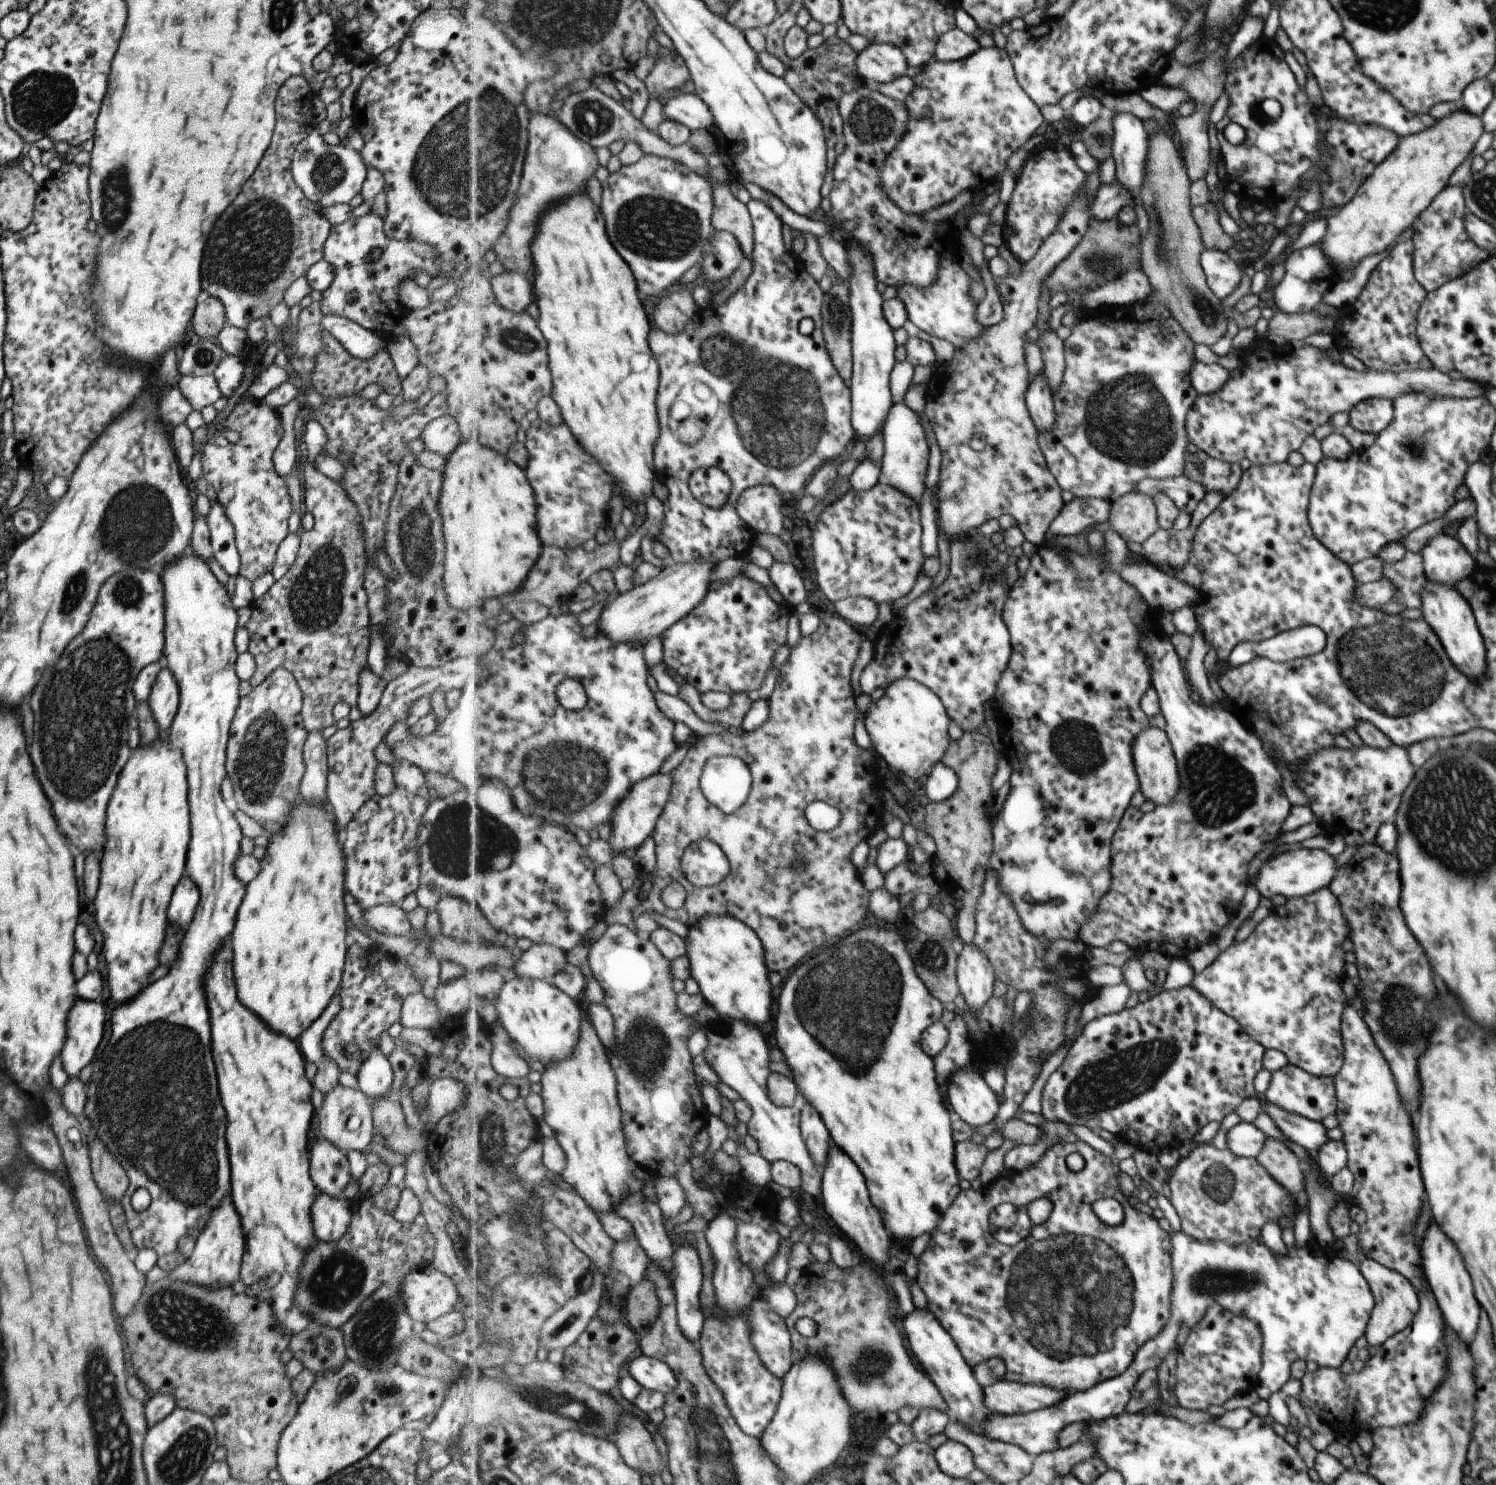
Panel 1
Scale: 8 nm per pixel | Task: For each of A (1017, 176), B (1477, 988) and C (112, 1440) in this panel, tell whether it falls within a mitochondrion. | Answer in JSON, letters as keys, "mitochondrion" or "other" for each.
{"A":"other","B":"other","C":"mitochondrion"}

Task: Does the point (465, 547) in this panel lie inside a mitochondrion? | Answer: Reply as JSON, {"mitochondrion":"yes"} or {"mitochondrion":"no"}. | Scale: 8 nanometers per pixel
{"mitochondrion":"no"}

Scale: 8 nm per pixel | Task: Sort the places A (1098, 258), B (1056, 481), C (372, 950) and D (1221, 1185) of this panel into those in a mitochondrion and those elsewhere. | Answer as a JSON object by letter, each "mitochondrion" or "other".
{"A":"mitochondrion","B":"other","C":"other","D":"mitochondrion"}

